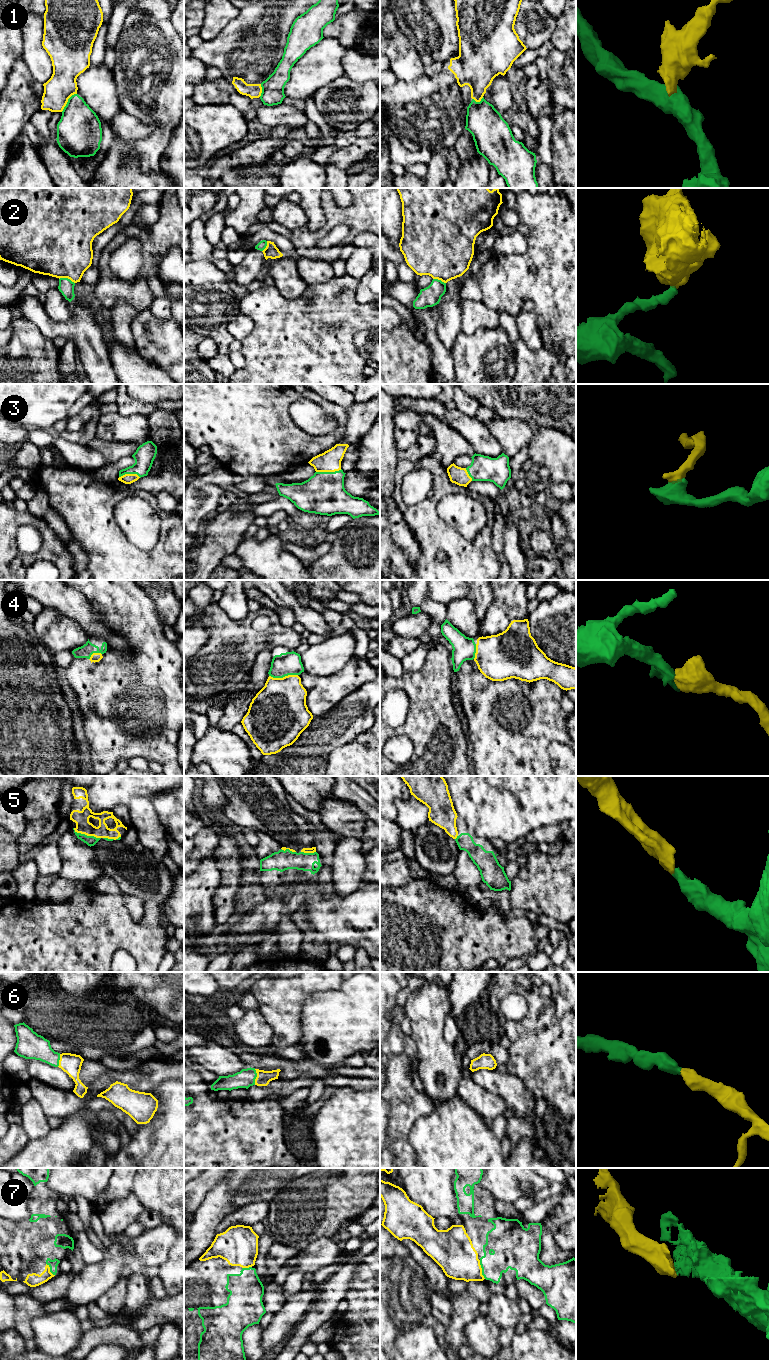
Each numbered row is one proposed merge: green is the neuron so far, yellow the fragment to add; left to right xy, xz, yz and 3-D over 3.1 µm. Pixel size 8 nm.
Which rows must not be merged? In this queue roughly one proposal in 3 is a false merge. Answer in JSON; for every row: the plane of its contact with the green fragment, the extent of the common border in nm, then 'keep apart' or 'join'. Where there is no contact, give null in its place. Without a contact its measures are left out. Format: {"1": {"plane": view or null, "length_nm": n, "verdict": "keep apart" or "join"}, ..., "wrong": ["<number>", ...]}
{"1": {"plane": "xy", "length_nm": 200, "verdict": "keep apart"}, "2": {"plane": "xy", "length_nm": 130, "verdict": "keep apart"}, "3": {"plane": "xz", "length_nm": 200, "verdict": "join"}, "4": {"plane": "xz", "length_nm": 240, "verdict": "join"}, "5": {"plane": "xy", "length_nm": 240, "verdict": "join"}, "6": {"plane": "xz", "length_nm": 130, "verdict": "join"}, "7": {"plane": "yz", "length_nm": 160, "verdict": "join"}, "wrong": ["1", "2"]}

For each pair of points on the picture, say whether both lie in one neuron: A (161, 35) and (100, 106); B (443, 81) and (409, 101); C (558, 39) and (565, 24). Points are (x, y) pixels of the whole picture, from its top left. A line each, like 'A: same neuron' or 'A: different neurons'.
A: different neurons
B: same neuron
C: same neuron

